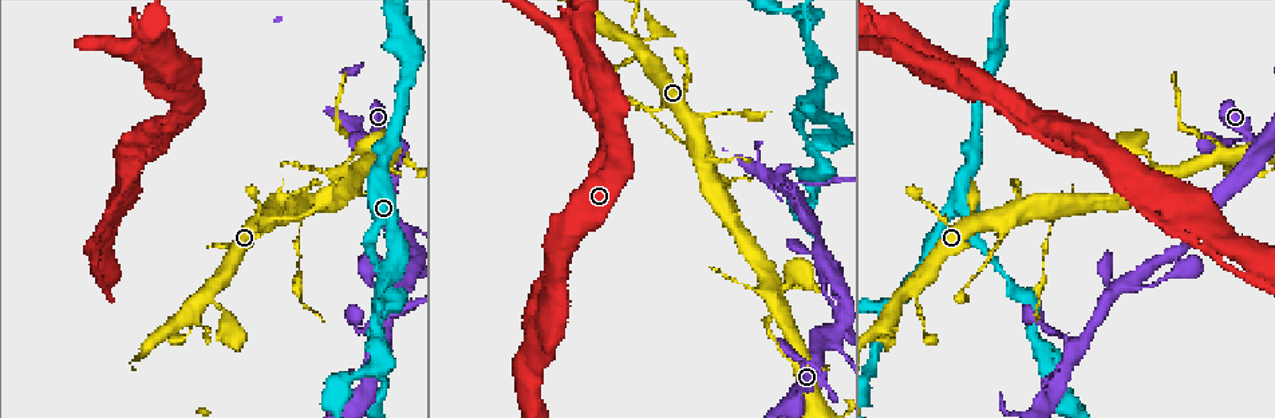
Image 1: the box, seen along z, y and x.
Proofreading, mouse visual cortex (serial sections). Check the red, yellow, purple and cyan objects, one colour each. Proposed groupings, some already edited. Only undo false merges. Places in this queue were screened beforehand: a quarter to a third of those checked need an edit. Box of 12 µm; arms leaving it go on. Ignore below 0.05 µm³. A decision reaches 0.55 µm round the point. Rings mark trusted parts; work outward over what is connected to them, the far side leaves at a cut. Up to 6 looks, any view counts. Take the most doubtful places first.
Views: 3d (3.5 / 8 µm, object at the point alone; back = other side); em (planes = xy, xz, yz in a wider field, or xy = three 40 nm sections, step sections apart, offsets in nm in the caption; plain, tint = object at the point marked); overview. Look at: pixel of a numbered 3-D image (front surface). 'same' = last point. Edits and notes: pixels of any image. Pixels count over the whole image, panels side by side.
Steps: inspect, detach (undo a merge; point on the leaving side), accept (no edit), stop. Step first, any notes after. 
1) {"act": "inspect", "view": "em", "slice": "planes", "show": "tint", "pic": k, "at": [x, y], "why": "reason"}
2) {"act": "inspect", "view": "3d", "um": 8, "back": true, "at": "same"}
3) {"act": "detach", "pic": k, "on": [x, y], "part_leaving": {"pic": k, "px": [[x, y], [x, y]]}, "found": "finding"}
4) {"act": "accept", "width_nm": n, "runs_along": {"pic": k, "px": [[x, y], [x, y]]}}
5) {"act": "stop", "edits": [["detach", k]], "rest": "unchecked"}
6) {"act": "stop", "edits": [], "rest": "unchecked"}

{"act": "inspect", "view": "3d", "um": 3.5, "back": true, "pic": 1, "at": [293, 212], "why": "three arms meet"}

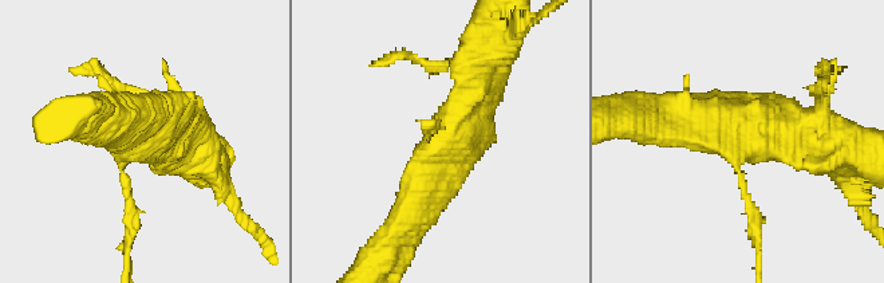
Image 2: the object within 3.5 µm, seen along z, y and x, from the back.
{"act": "inspect", "view": "em", "slice": "xy", "step": 2, "show": "tint", "pic": 2, "at": [142, 144], "arms": 3, "arm_widths_nm": [100, 450, 450]}

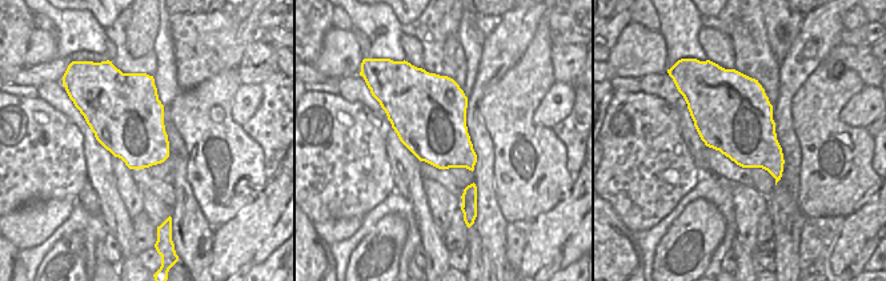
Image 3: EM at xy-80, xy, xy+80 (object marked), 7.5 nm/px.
{"act": "inspect", "view": "em", "slice": "xy", "step": 1, "show": "tint", "at": "same"}

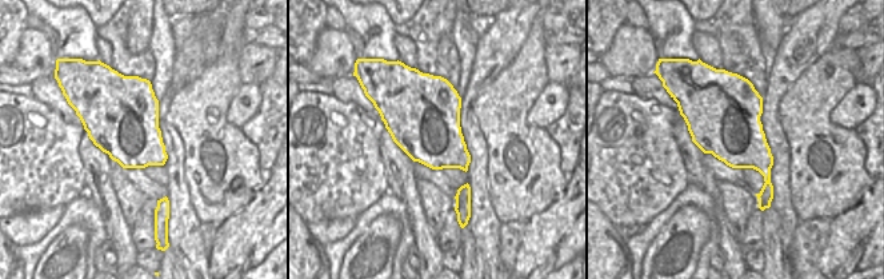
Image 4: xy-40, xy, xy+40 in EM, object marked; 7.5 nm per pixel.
{"act": "detach", "pic": 2, "on": [134, 212], "found": "a second cell is stuck on"}

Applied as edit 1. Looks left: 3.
{"act": "inspect", "view": "overview", "why": "redraw"}

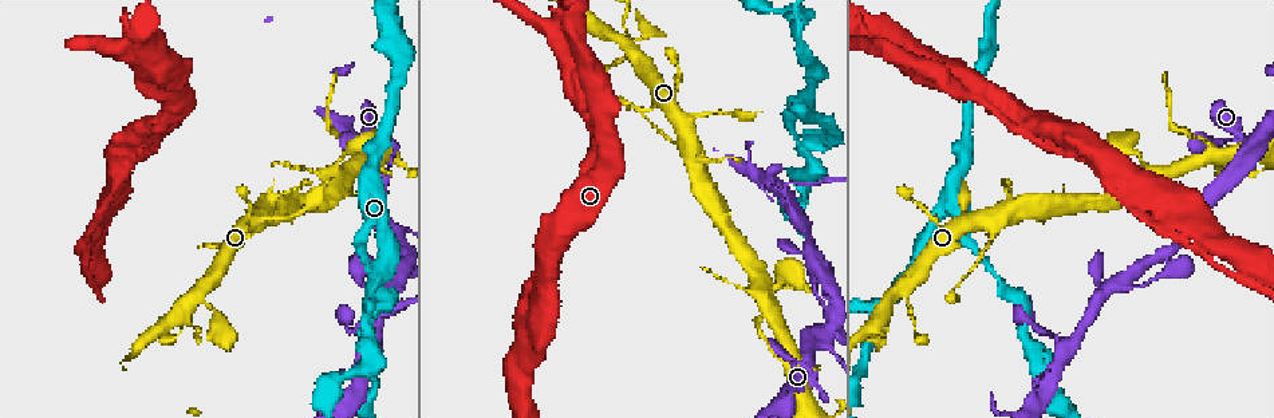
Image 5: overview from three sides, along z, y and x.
{"act": "inspect", "view": "3d", "um": 8, "back": true, "pic": 5, "at": [360, 154], "why": "sharp bend"}

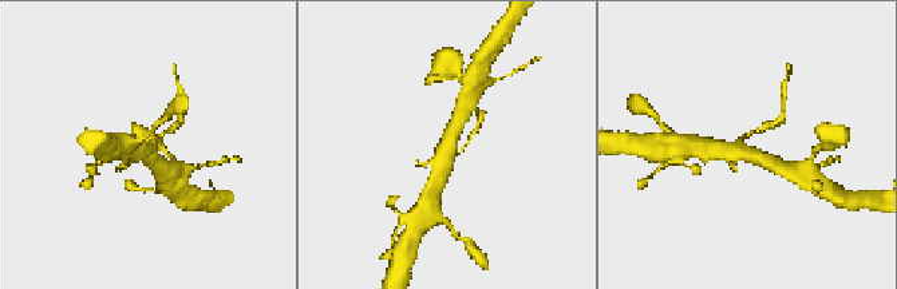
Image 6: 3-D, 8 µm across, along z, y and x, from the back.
{"act": "inspect", "view": "em", "slice": "xy", "step": 3, "show": "tint", "pic": 6, "at": [149, 153]}

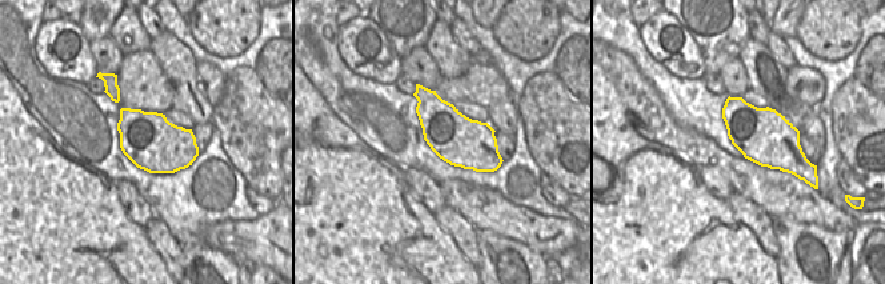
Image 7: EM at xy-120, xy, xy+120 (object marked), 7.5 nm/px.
{"act": "detach", "pic": 6, "on": [769, 125], "width_nm": 380, "part_leaving": {"pic": 6, "px": [[745, 135], [775, 125], [782, 109]]}, "found": "two cells meet here"}

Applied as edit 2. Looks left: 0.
{"act": "stop", "edits": [["detach", 2], ["detach", 6]], "rest": "unchecked"}

